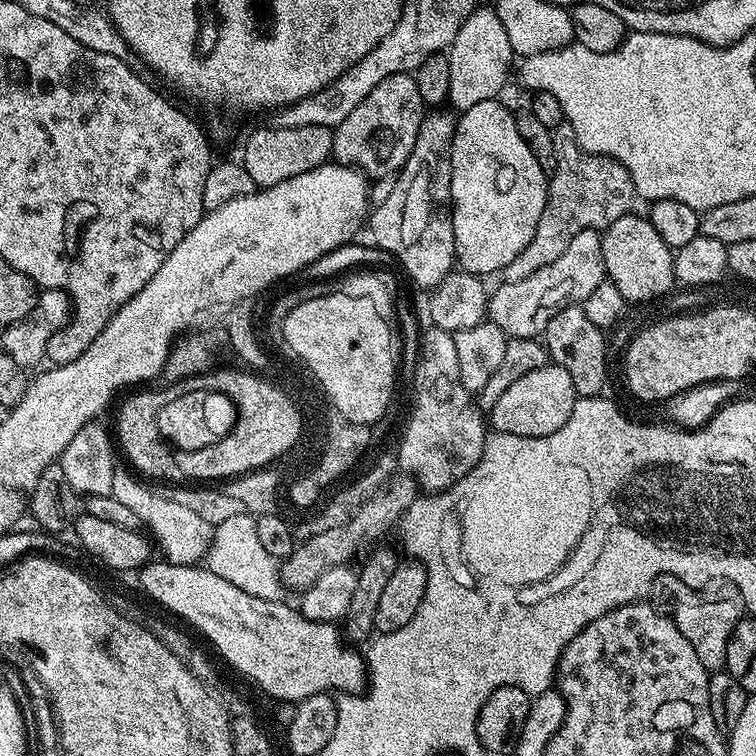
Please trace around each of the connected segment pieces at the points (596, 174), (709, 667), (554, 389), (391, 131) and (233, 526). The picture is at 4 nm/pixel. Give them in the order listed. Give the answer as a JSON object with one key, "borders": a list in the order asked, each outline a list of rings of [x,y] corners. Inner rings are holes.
{"borders":[[[[566,122],[554,129],[552,137],[556,168],[550,173],[548,197],[542,218],[538,218],[538,230],[534,230],[534,238],[530,238],[526,250],[500,271],[498,276],[503,282],[519,282],[534,274],[534,270],[550,266],[550,262],[555,262],[558,254],[566,250],[572,236],[591,228],[606,229],[633,211],[632,200],[637,199],[637,194],[628,169],[607,156],[595,156],[593,152],[582,150],[574,130]]],[[[659,576],[652,583],[650,596],[672,617],[678,630],[682,630],[682,635],[686,637],[686,642],[694,646],[694,654],[698,654],[698,662],[702,662],[706,671],[709,674],[721,671],[726,662],[726,646],[730,642],[730,634],[737,622],[746,616],[743,598],[734,594],[730,600],[703,600],[695,589],[686,586],[686,582],[676,576]]],[[[544,362],[541,368],[529,367],[528,372],[522,374],[522,378],[518,378],[518,382],[510,382],[510,386],[506,386],[502,398],[494,402],[490,424],[495,431],[506,434],[519,436],[554,434],[554,430],[566,426],[577,399],[574,382],[570,382],[570,374],[566,374],[562,366]]],[[[403,72],[378,82],[354,111],[348,115],[332,133],[331,159],[337,164],[347,164],[365,177],[388,176],[392,178],[403,168],[410,150],[414,150],[414,138],[426,115],[426,106],[422,94],[418,94],[418,82],[415,75]]],[[[243,513],[215,525],[206,562],[212,572],[248,594],[267,600],[280,600],[283,597],[279,563],[263,549],[258,540],[256,521],[251,515]]]]}

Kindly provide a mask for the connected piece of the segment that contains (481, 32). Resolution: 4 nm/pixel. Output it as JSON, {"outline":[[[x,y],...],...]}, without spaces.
{"outline":[[[491,7],[474,9],[470,18],[462,22],[462,30],[458,30],[458,38],[454,38],[446,55],[450,62],[450,94],[447,103],[453,104],[457,113],[465,112],[470,106],[478,106],[478,102],[495,100],[501,95],[499,92],[508,80],[510,49],[506,26],[502,26],[498,14]]]}

